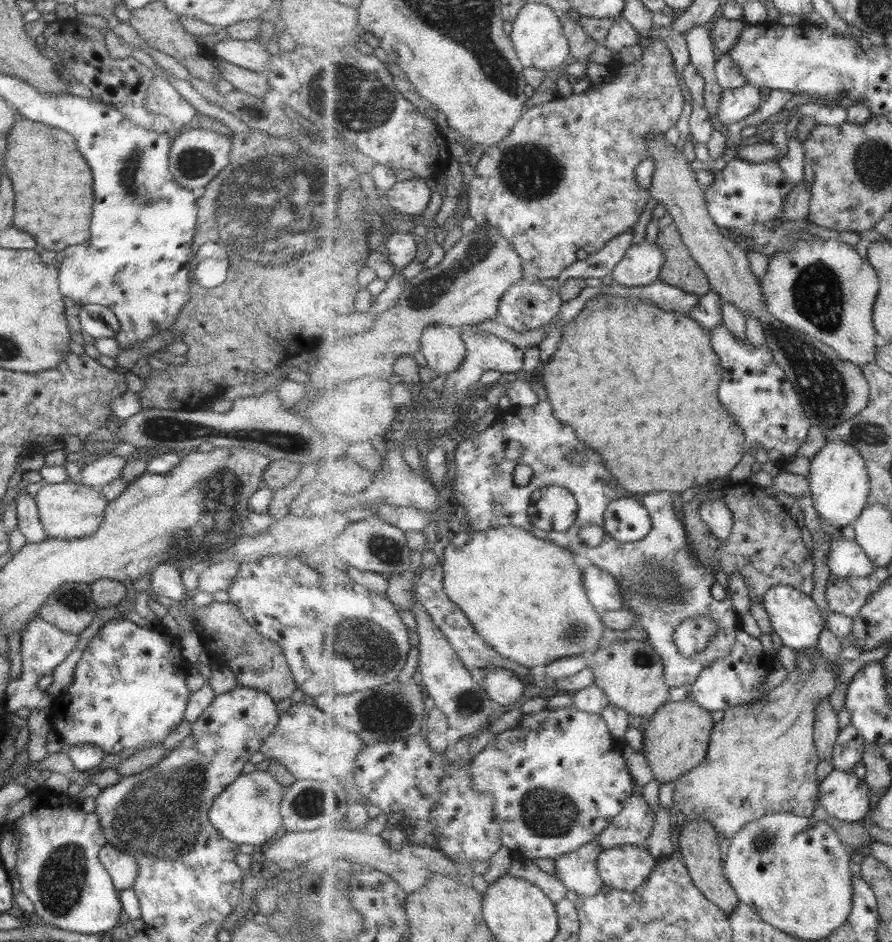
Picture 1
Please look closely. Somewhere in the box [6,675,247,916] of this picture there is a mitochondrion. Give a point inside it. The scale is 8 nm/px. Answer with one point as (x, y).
(157, 815)

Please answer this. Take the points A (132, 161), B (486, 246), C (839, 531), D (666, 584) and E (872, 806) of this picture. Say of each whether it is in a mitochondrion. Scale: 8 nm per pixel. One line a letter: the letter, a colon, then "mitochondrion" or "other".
A: mitochondrion
B: mitochondrion
C: other
D: mitochondrion
E: other

